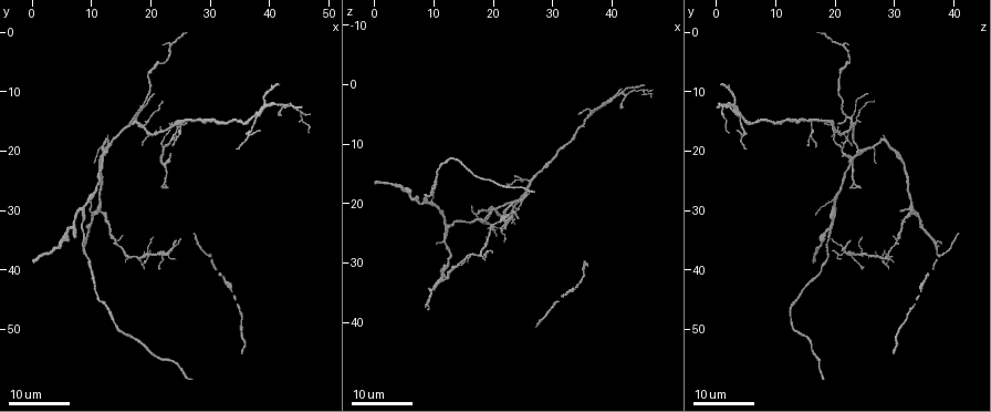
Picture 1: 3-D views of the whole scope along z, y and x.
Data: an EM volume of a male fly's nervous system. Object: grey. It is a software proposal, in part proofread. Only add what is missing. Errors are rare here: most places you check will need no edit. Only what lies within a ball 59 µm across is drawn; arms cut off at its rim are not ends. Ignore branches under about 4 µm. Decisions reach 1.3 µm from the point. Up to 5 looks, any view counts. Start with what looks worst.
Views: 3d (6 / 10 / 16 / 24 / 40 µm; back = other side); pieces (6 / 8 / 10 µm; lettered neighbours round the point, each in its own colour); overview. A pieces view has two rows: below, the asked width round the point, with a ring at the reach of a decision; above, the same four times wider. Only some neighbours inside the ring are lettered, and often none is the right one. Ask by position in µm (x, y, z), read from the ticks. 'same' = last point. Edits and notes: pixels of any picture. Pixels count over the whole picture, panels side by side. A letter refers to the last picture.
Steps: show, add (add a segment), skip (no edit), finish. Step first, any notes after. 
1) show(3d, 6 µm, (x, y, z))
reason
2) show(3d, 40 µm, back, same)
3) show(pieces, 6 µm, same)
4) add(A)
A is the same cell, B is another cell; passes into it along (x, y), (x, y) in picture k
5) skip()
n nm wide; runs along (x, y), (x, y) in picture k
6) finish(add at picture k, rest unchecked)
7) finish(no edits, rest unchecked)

show(3d, 16 µm, (31.0, 40.0, 36.0))
tapers out

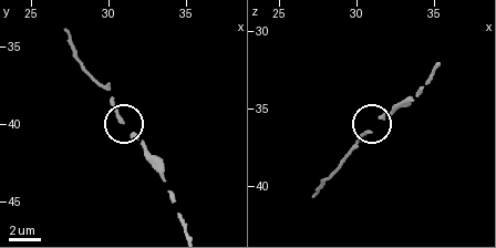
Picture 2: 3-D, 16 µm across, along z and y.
show(3d, 10 µm, (30.8, 39.6, 36.6))

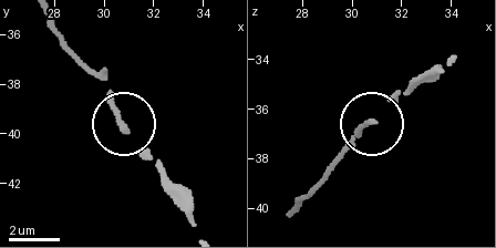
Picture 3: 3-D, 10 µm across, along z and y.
show(pieces, 6 µm, (30.7, 39.7, 36.5))

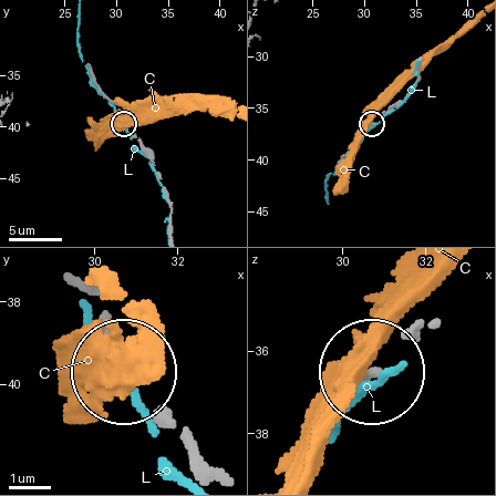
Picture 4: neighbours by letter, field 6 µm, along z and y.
skip()
C and L are other cells; no lettered segment goes on from it

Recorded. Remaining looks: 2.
show(3d, 16 µm, (41.5, 14.0, 3.5))
branch stops here

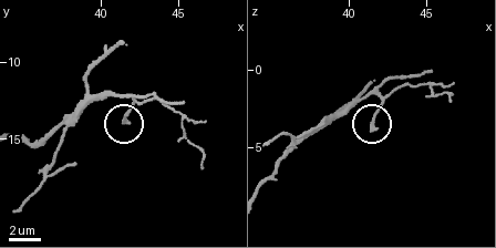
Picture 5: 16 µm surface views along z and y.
show(pieces, 10 µm, (41.6, 14.0, 3.8))

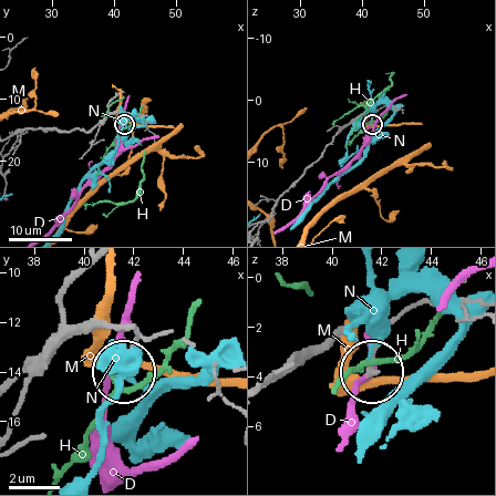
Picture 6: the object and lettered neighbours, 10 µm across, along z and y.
skip()
210 nm wide; D, H, M and N are other cells; no lettered segment goes on from it

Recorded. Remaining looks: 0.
finish(no edits, rest unchecked)

